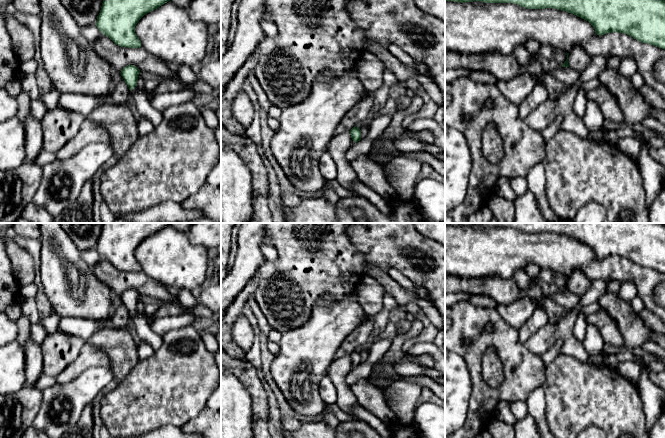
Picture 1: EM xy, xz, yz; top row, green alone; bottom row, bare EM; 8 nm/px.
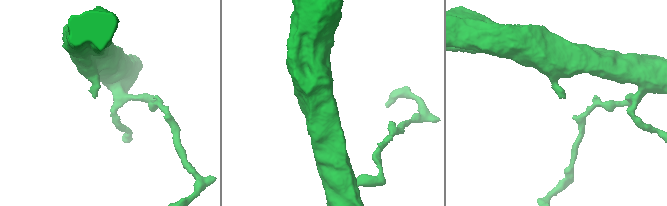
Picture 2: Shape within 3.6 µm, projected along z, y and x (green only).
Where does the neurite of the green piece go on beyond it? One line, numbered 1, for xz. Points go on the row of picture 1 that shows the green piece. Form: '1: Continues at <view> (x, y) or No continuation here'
1: No continuation here

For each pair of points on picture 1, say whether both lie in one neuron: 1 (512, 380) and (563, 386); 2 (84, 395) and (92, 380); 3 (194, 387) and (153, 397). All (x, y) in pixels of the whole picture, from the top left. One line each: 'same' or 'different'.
1: different
2: same
3: same

